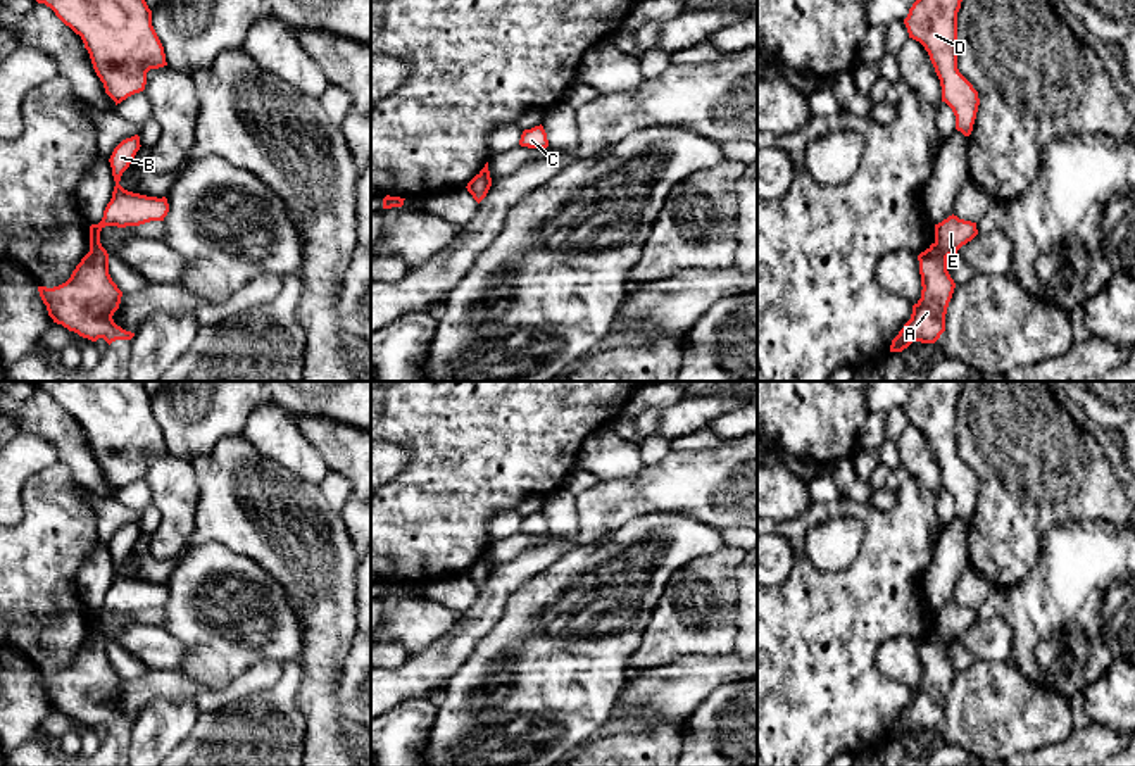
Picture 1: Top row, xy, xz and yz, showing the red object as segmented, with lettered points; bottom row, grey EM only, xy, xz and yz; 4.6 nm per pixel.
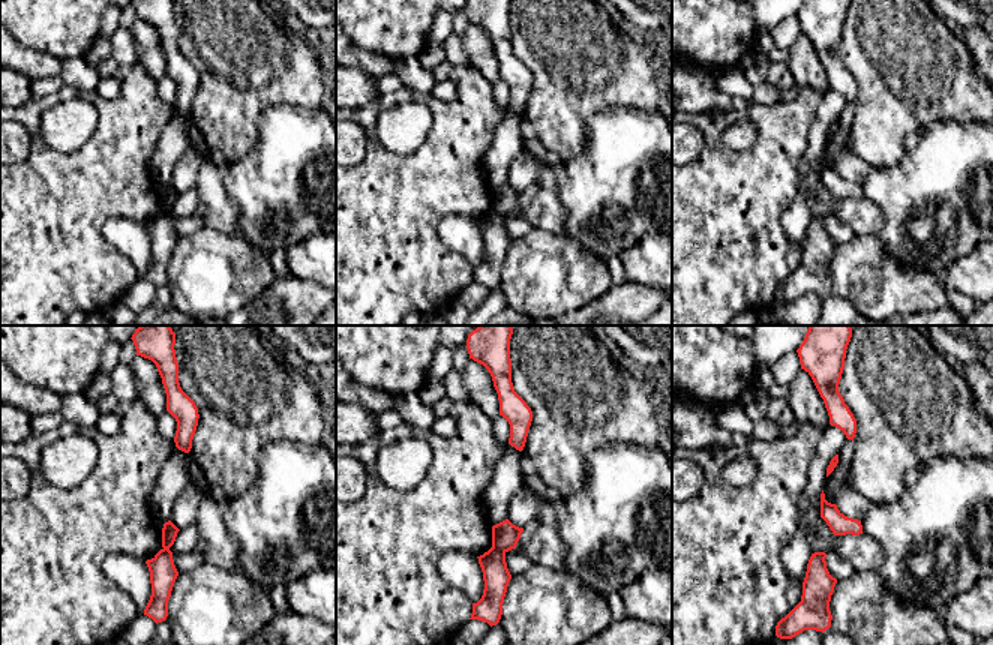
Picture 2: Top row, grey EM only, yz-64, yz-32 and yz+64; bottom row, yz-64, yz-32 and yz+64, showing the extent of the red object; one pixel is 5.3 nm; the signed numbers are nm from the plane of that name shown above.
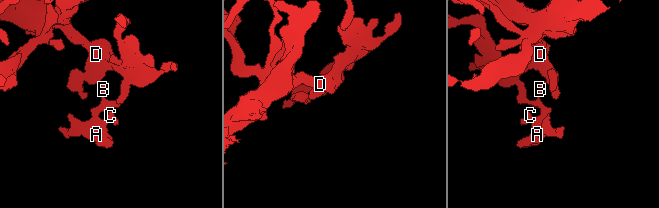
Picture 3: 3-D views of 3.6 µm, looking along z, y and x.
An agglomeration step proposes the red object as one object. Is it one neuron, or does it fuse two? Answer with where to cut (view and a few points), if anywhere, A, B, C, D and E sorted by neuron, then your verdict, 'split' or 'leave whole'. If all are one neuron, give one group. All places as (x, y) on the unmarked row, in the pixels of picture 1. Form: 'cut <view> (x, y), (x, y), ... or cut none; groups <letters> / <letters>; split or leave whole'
cut yz (934, 630), (947, 642); groups A C / B D E; split

